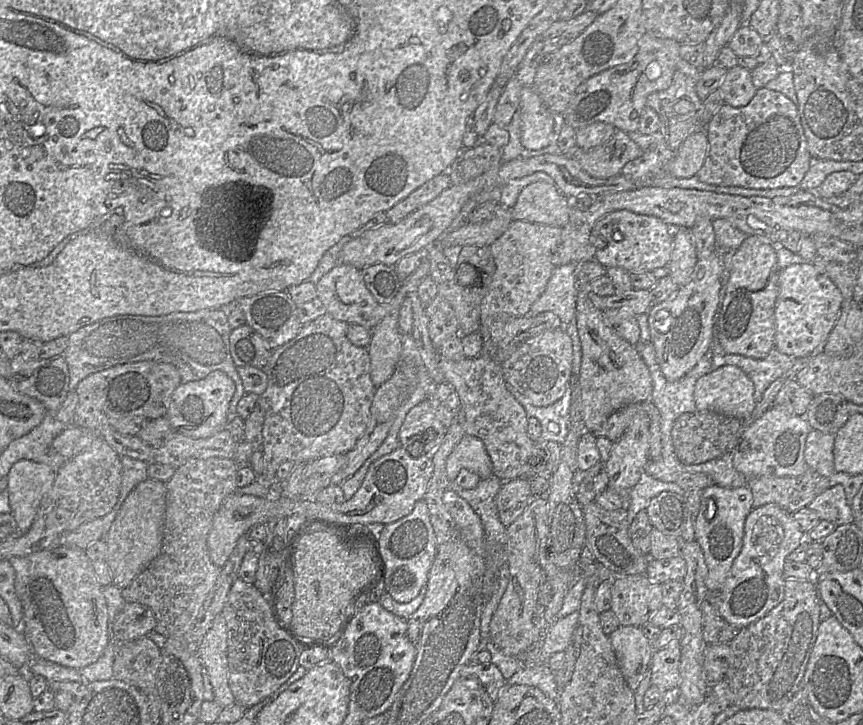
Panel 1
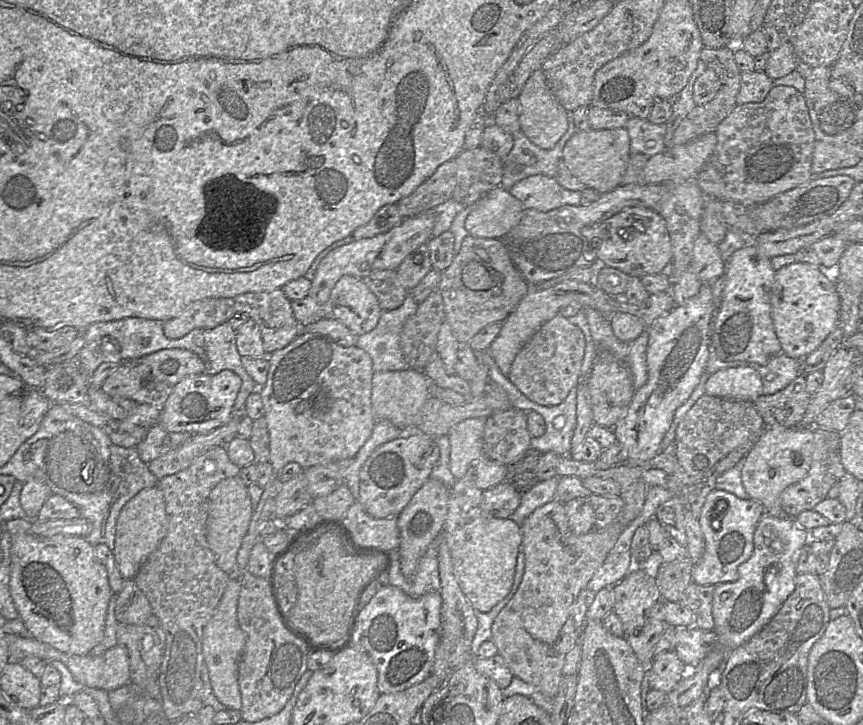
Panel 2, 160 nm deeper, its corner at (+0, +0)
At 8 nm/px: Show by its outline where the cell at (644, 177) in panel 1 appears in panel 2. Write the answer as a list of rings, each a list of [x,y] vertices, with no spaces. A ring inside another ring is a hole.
[[[630,116],[625,126],[630,137],[630,155],[644,154],[652,157],[664,151],[666,128],[666,123],[654,124],[648,119]]]

